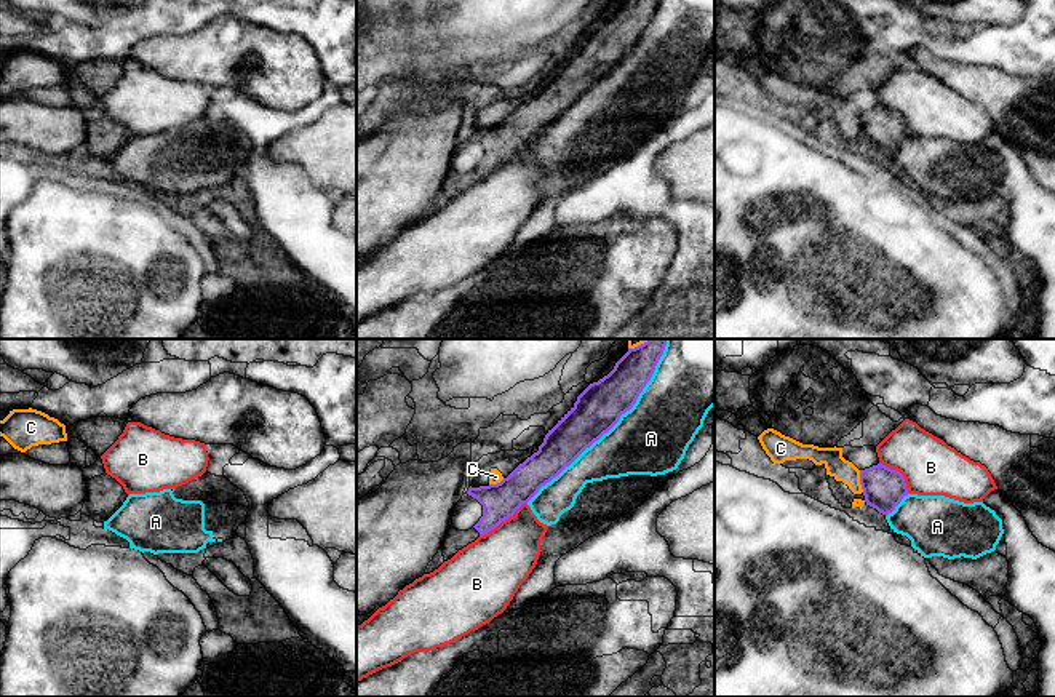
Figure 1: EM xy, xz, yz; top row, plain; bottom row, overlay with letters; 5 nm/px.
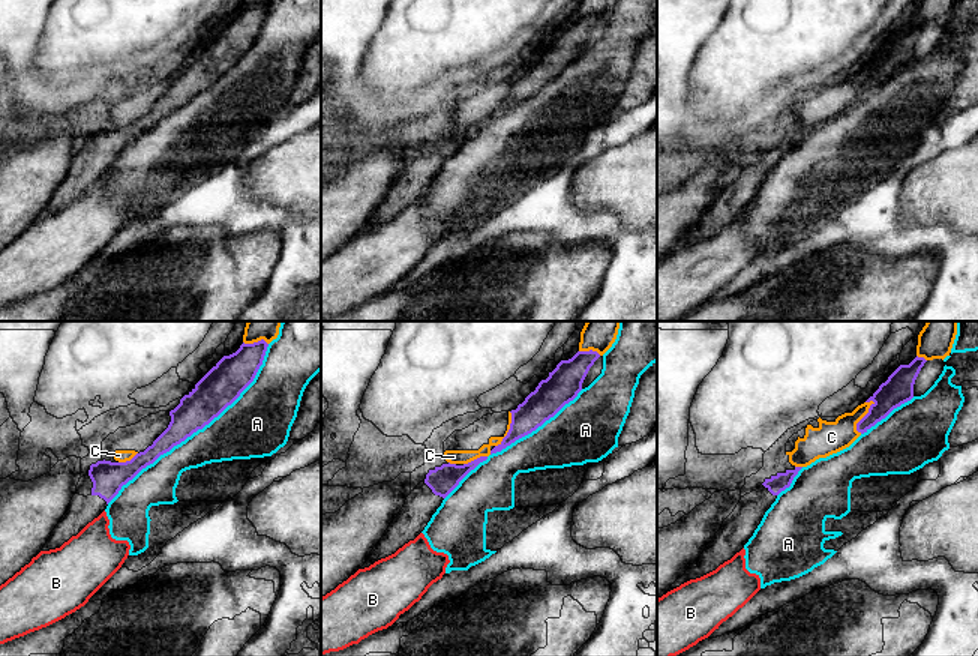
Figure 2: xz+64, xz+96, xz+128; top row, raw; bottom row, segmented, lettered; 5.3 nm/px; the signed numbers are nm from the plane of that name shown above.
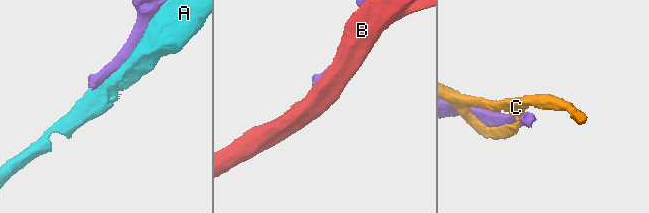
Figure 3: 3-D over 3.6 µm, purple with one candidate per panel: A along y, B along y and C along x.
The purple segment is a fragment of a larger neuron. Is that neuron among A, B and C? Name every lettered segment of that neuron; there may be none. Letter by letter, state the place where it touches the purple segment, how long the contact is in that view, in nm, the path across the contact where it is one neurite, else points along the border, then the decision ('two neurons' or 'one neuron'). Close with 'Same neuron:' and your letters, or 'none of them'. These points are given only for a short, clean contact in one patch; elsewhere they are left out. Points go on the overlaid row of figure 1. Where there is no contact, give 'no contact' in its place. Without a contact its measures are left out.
A: xz (613, 426) | 1100 nm | two neurons
B: xz (502, 520) | 300 nm | two neurons
C: yz (860, 481) | 110 nm | two neurons
Same neuron: none of them

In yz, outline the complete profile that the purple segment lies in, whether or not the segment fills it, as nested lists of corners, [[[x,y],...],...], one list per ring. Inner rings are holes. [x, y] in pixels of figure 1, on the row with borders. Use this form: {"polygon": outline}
{"polygon": [[[882,464],[860,470],[860,484],[866,505],[886,516],[910,494],[903,475]]]}

